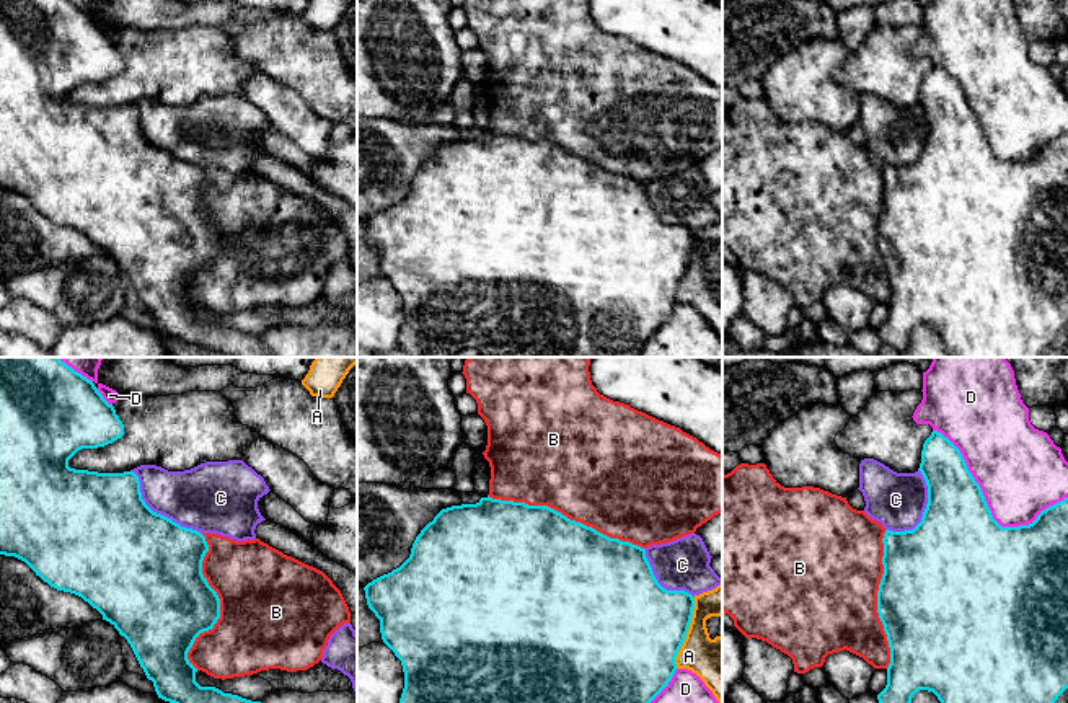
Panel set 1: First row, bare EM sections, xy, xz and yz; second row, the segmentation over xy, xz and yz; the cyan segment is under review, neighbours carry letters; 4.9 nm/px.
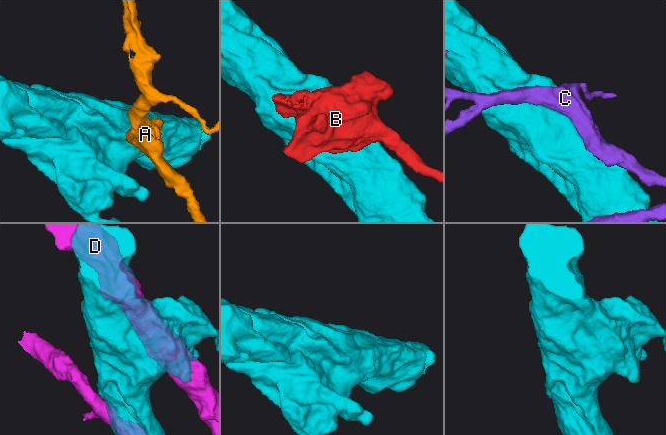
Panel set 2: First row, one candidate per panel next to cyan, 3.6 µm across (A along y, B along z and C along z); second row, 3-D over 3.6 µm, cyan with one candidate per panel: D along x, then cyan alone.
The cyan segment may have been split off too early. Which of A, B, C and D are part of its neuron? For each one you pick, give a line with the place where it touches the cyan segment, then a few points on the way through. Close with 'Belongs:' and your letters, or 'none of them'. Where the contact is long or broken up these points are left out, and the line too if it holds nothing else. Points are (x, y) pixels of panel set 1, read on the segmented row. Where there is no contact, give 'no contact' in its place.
Belongs: none of them

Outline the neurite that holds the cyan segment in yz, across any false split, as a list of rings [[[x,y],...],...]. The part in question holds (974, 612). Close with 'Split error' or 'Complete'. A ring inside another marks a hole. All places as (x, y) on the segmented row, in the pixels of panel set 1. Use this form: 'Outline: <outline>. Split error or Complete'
Outline: [[[941,432],[925,440],[918,468],[928,486],[928,504],[913,530],[885,530],[884,574],[877,590],[877,613],[890,648],[887,685],[879,703],[911,703],[920,690],[933,692],[941,703],[1055,703],[1068,688],[1068,497],[1042,511],[1029,525],[1001,527],[991,515],[980,484],[967,468],[960,450]]]. Complete

